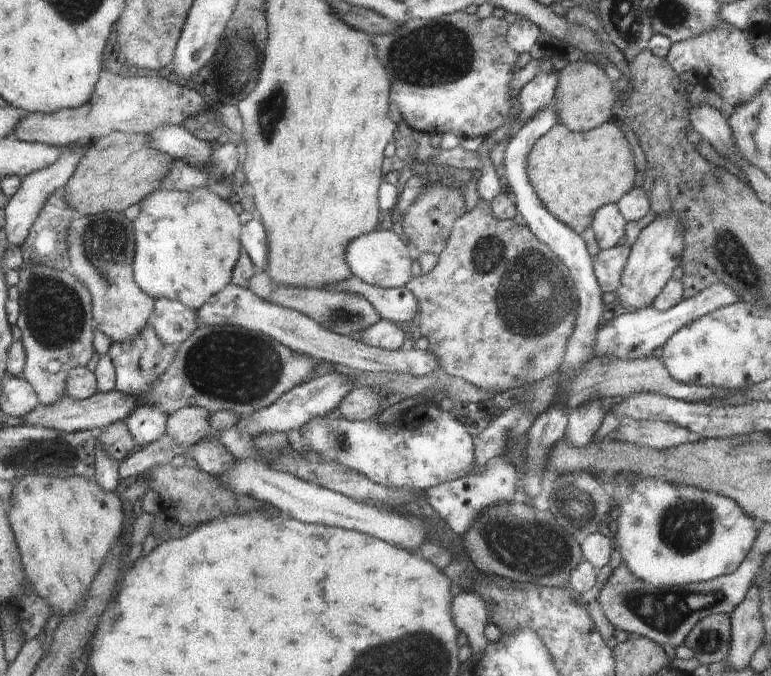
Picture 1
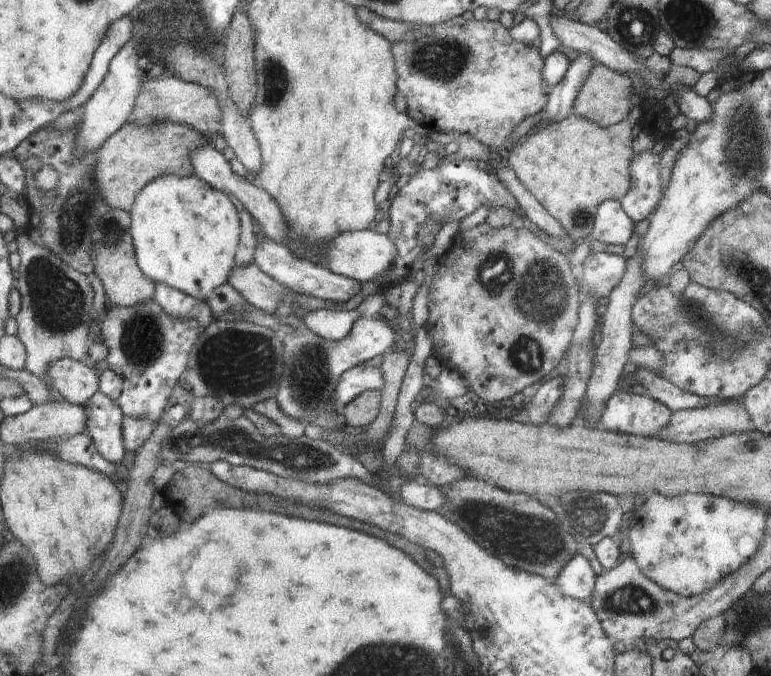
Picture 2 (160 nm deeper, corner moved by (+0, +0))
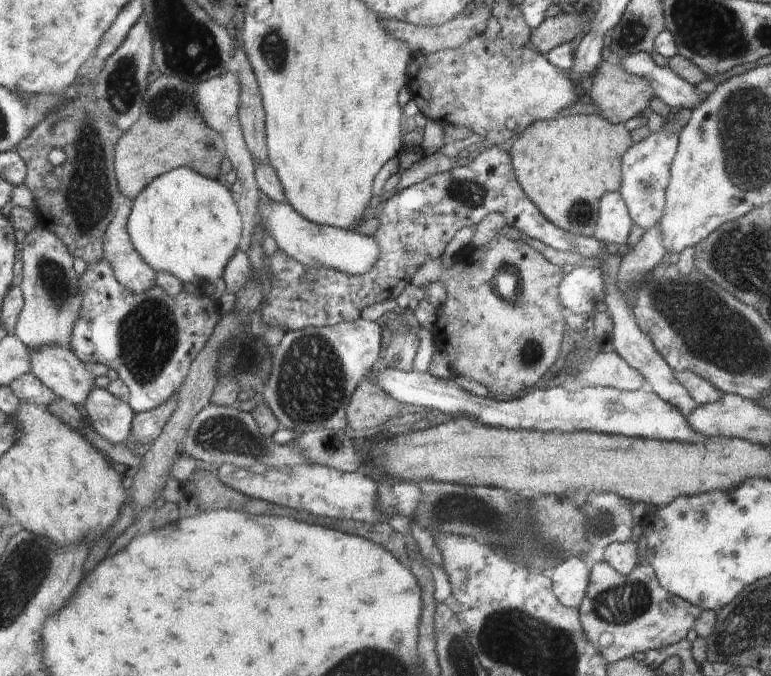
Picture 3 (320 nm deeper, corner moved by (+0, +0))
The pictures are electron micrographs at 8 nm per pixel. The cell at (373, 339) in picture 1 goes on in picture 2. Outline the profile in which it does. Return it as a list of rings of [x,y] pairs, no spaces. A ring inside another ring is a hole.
[[[373,317],[358,318],[350,334],[340,341],[321,338],[304,324],[286,329],[281,335],[284,342],[284,374],[279,393],[275,396],[278,406],[292,420],[328,429],[334,428],[339,413],[332,396],[344,372],[375,356],[387,354],[395,342],[395,331],[386,322]]]

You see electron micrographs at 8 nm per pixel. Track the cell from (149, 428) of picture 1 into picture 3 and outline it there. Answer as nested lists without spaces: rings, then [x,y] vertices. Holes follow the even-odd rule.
[[[106,258],[89,265],[81,278],[84,304],[75,326],[72,349],[87,364],[102,363],[117,370],[130,387],[132,396],[129,403],[136,414],[150,412],[167,403],[183,387],[194,361],[206,348],[215,328],[223,320],[224,314],[218,312],[222,310],[221,301],[216,300],[214,310],[215,298],[207,294],[205,289],[198,294],[182,291],[177,297],[173,297],[159,284],[146,292],[136,293],[120,282],[115,266]]]

